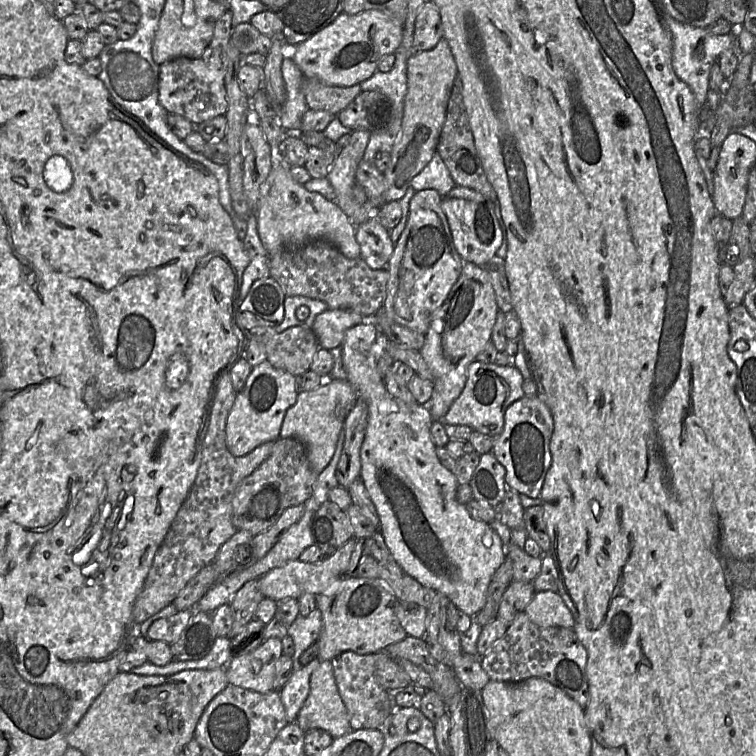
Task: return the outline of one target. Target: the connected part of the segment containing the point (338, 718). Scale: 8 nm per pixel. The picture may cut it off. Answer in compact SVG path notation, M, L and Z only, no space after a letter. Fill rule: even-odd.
M320 661L310 677L310 692L295 723L304 731L322 729L333 738L349 733L347 709L340 697L331 661Z

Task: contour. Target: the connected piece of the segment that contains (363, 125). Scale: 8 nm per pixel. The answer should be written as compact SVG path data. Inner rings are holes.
M361 91L337 117L351 130L383 132L390 123L391 103L381 92Z

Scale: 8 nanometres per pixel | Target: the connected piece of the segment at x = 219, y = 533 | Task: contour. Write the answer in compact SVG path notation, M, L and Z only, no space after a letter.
M230 372L223 373L217 380L214 396L209 410L208 425L204 438L202 459L197 477L186 500L178 511L164 541L157 550L146 581L133 607L133 619L138 627L142 622L171 604L186 584L197 575L202 568L211 564L220 547L237 531L232 522L233 497L238 484L250 475L271 454L275 442L266 442L245 456L234 456L226 444L226 422L236 399L237 392L232 386Z

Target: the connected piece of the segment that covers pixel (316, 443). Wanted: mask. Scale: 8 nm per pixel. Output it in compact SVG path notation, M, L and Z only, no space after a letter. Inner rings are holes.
M325 379L316 389L298 393L295 404L285 413L280 438L295 438L302 442L311 469L319 475L333 457L339 434L357 398L349 381L338 379Z

